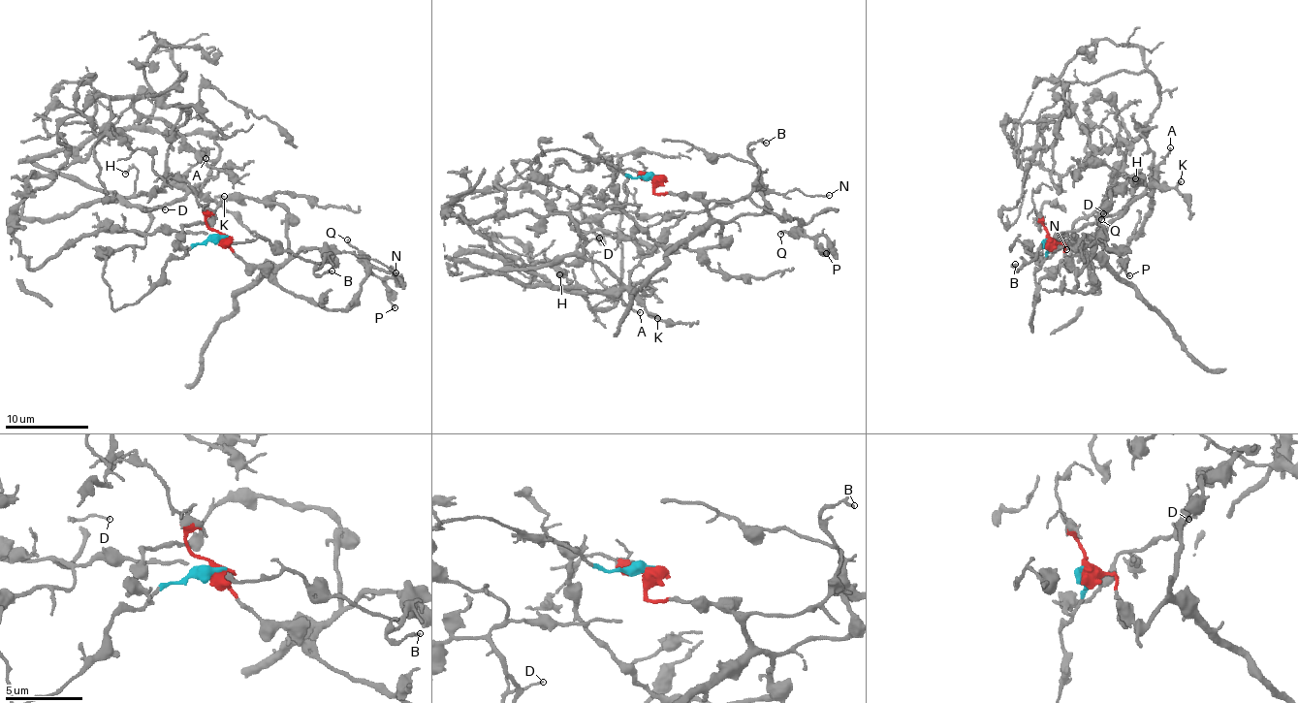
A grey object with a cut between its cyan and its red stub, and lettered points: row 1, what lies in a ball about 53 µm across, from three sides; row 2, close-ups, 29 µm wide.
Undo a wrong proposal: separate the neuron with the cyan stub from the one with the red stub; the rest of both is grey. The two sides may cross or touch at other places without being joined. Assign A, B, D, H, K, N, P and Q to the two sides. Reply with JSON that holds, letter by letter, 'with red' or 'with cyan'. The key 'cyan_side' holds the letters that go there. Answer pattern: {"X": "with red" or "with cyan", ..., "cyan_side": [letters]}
{"A": "with cyan", "B": "with red", "D": "with cyan", "H": "with cyan", "K": "with cyan", "N": "with red", "P": "with red", "Q": "with red", "cyan_side": ["A", "D", "H", "K"]}

